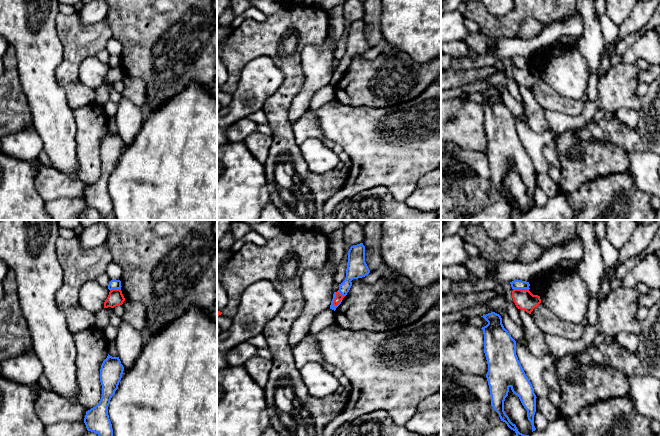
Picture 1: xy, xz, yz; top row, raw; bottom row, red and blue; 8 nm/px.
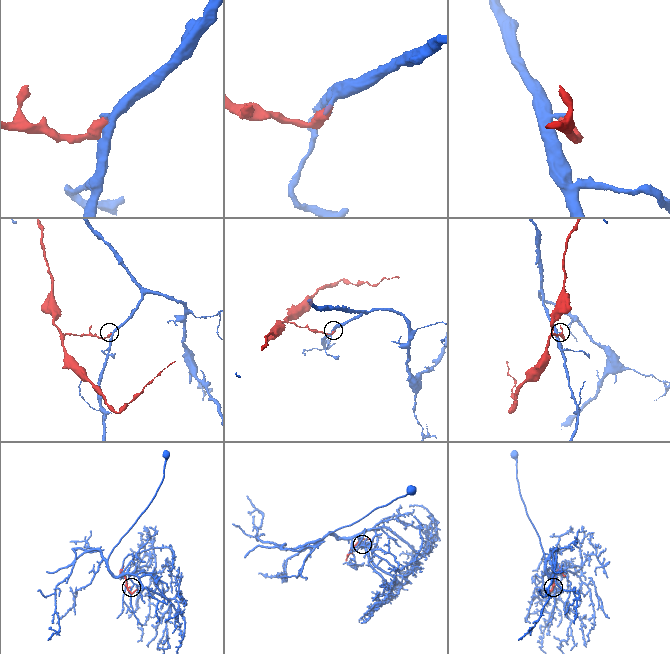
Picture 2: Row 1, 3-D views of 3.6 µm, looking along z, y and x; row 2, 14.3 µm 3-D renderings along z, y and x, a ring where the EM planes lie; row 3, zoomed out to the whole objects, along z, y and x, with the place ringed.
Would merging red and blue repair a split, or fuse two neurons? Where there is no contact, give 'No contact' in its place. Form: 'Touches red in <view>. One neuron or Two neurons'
Touches red in xz. Two neurons

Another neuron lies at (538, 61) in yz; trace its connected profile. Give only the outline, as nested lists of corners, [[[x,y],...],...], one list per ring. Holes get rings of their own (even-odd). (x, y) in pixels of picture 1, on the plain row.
[[[546,51],[544,53],[536,53],[531,58],[529,58],[529,60],[530,60],[529,67],[533,71],[540,72],[545,67],[547,61],[548,61],[548,51]]]

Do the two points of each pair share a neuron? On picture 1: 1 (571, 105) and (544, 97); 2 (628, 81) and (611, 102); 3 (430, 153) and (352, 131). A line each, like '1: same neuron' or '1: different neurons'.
1: same neuron
2: same neuron
3: same neuron

